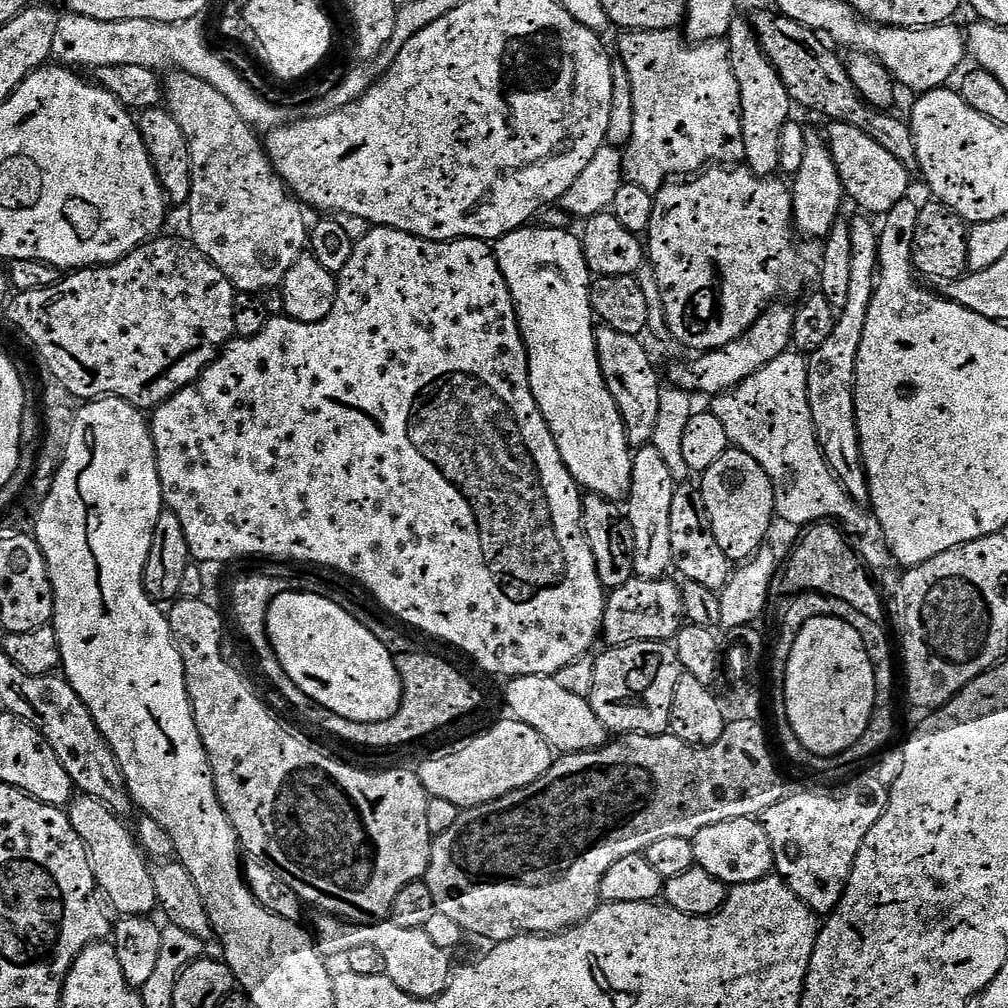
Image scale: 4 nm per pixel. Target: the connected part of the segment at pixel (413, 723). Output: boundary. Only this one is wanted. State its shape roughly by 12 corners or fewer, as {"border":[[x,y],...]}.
{"border":[[432,652],[395,653],[404,697],[390,718],[330,732],[403,749],[468,716],[480,692]]}

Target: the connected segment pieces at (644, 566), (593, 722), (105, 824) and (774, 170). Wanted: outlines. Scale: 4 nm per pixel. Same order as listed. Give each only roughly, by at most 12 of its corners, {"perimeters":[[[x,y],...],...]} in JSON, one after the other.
{"perimeters":[[[656,446],[635,453],[626,515],[634,572],[673,567],[670,502],[678,480]],[[514,676],[504,700],[557,753],[610,733],[591,703],[551,676]],[[98,798],[67,809],[99,891],[121,917],[157,911],[133,829]],[[751,19],[726,37],[738,78],[744,160],[780,172],[794,101]]]}

